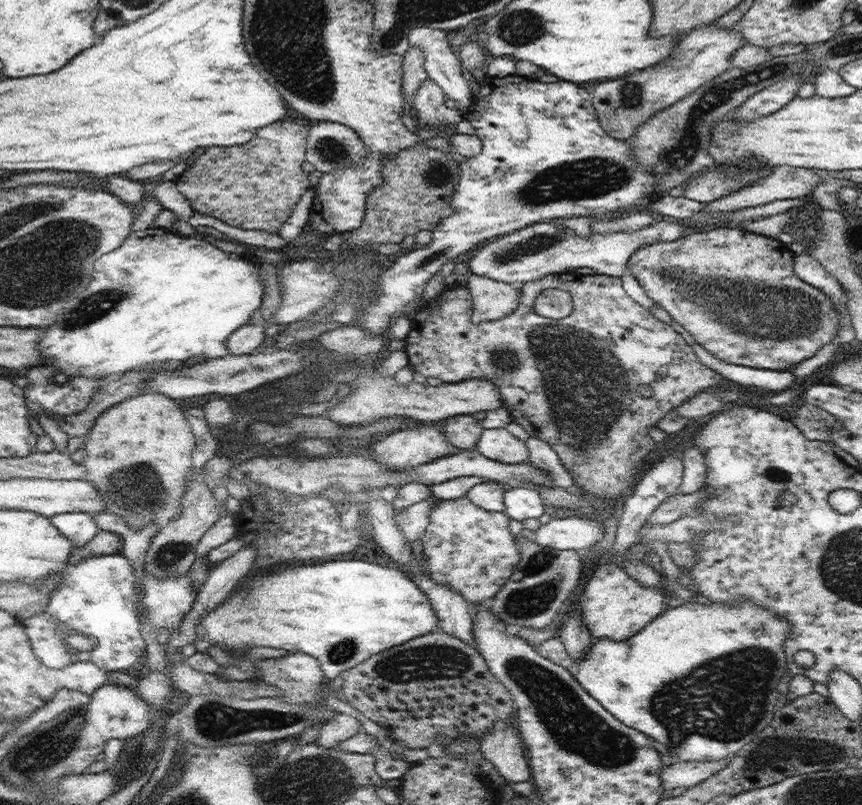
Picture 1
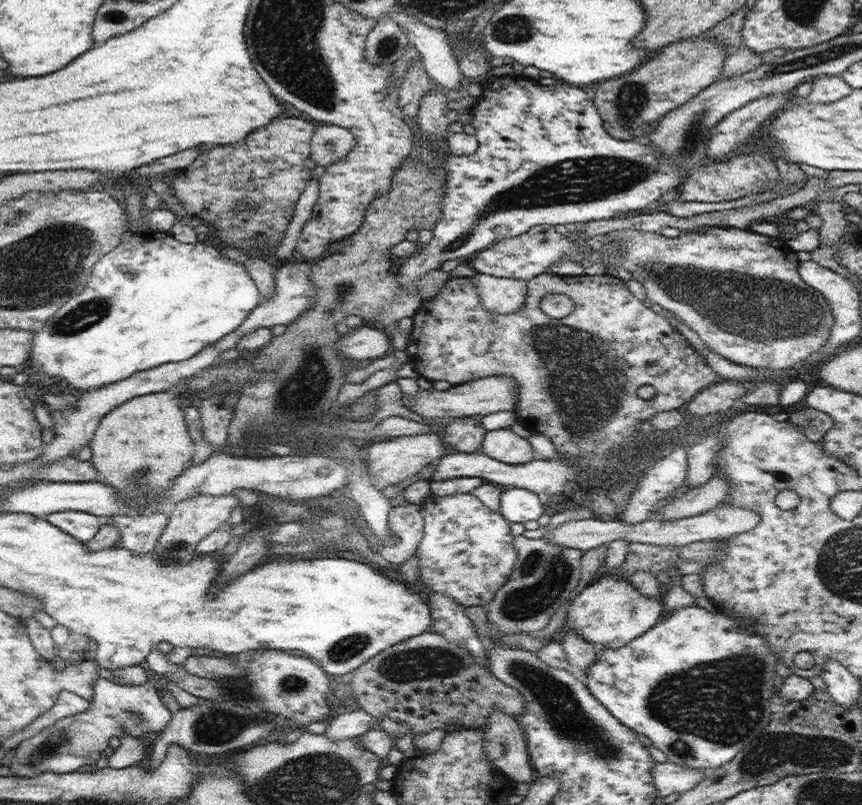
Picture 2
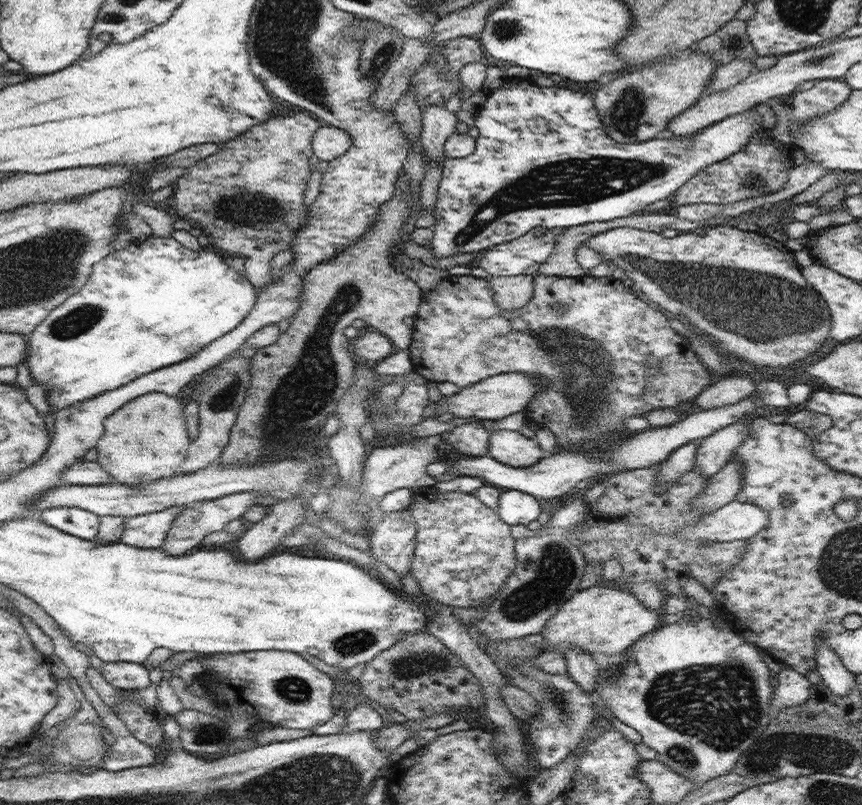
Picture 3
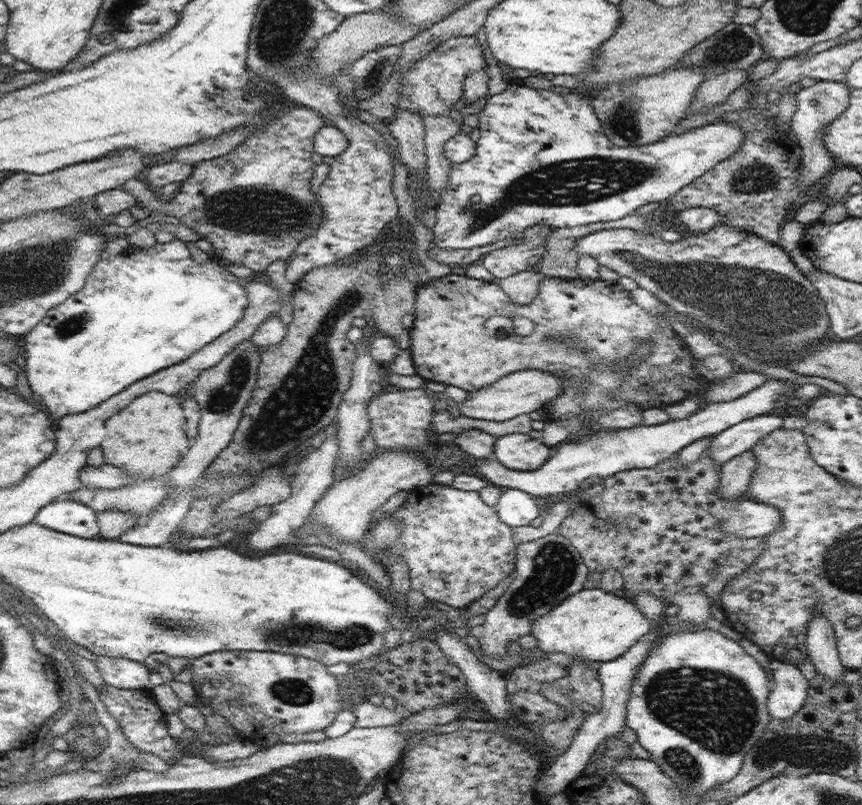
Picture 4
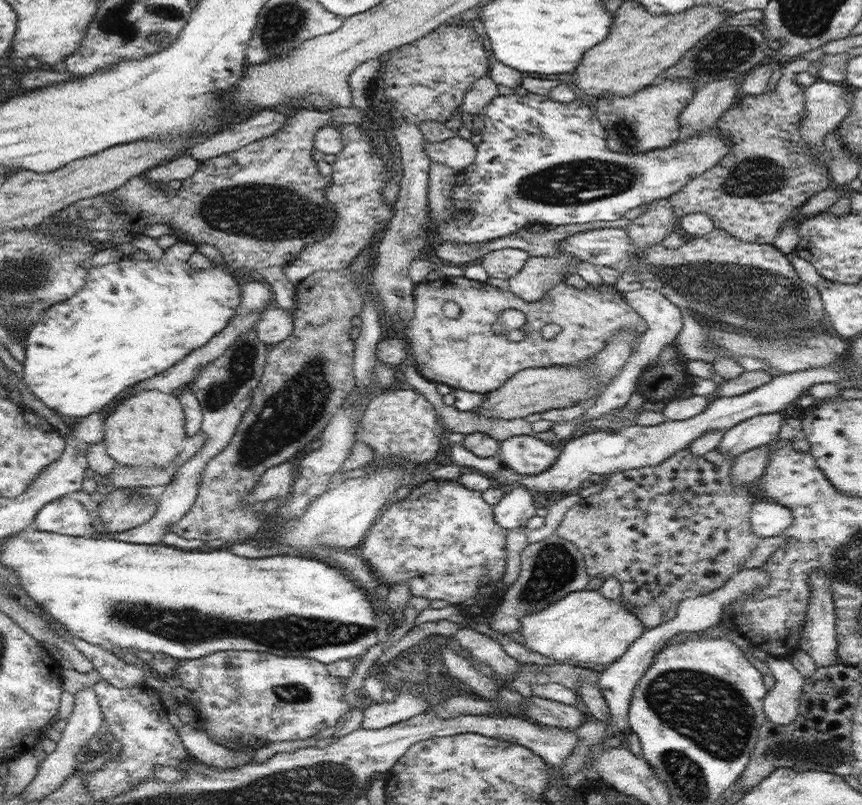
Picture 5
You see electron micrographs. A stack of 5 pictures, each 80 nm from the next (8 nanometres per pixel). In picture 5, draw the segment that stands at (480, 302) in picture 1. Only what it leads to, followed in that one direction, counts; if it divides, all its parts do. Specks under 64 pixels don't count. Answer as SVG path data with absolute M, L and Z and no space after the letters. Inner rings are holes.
M574 255L558 256L558 258L531 257L518 275L508 279L509 291L526 302L542 299L546 291L566 280L564 272L568 269L576 273L580 263Z

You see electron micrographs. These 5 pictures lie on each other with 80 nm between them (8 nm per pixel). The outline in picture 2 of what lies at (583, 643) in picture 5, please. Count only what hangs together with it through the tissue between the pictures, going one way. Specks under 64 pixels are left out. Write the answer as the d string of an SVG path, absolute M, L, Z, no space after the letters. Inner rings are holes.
M621 571L608 576L602 575L576 595L567 606L568 615L563 628L554 638L559 638L568 630L575 630L584 640L597 647L603 645L607 648L626 646L650 630L665 615L662 599L644 596Z

